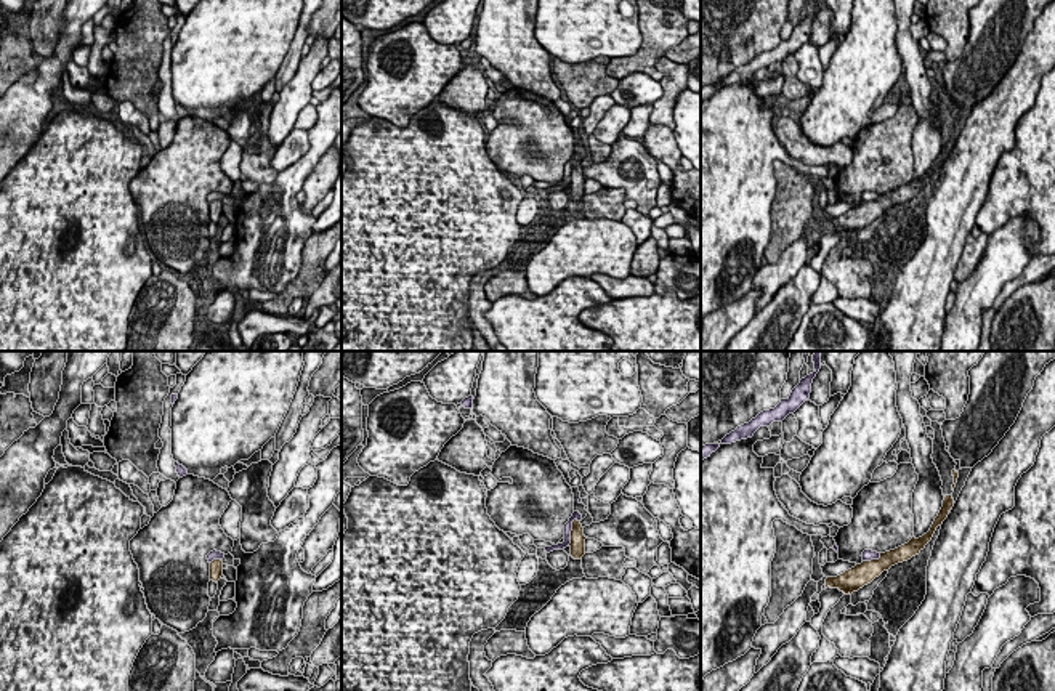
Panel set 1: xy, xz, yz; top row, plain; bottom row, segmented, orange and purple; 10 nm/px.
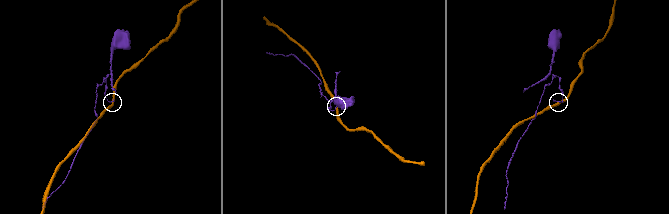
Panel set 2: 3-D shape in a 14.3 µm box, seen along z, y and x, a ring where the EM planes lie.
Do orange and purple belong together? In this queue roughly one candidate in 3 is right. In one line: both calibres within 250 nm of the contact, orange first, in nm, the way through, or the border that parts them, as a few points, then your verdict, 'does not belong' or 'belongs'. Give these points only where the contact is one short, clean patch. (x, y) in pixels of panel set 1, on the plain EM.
calibres 160 and 90 nm; border xz (576, 159), (568, 186); does not belong

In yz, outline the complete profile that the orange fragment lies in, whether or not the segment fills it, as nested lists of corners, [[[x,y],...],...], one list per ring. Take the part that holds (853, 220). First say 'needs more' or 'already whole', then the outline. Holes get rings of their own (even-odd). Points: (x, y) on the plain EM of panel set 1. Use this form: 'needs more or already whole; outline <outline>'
already whole; outline [[[946,136],[941,151],[927,175],[924,175],[919,180],[912,178],[907,184],[895,191],[880,194],[879,200],[863,202],[861,205],[856,205],[855,208],[845,212],[837,218],[827,218],[826,229],[839,229],[845,236],[851,236],[853,232],[858,232],[864,226],[871,224],[875,218],[879,218],[883,212],[888,212],[891,207],[907,202],[912,197],[919,196],[932,181],[936,168],[941,167],[943,162],[948,159],[949,151],[952,147],[952,136]]]

